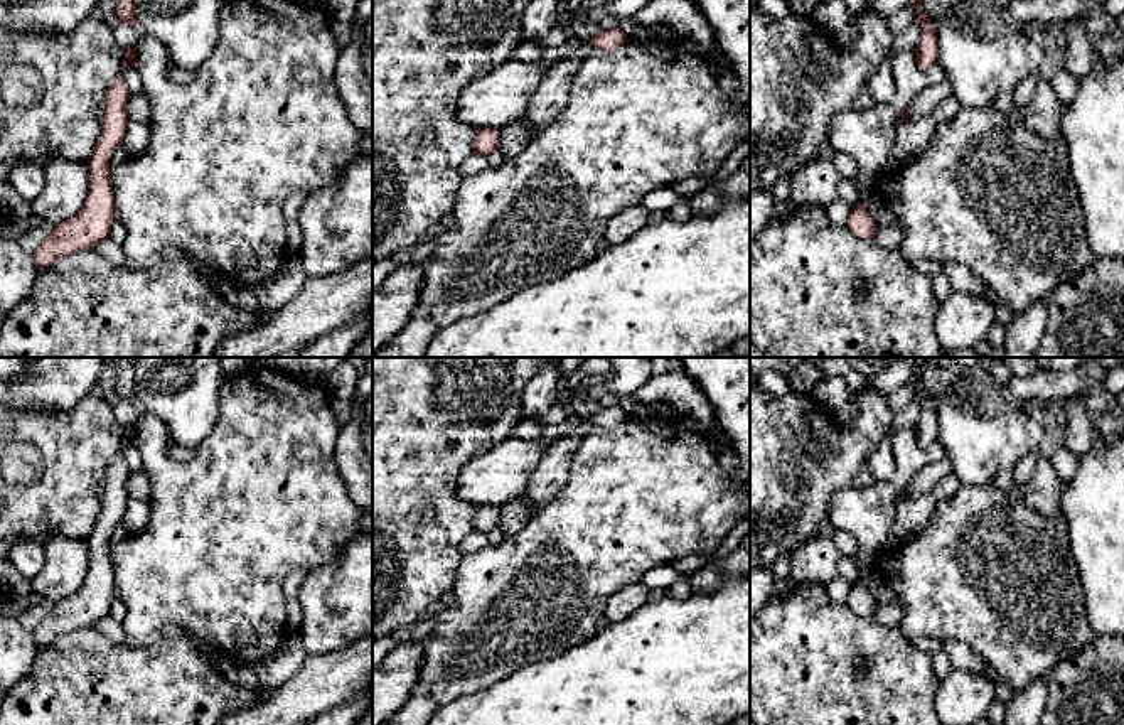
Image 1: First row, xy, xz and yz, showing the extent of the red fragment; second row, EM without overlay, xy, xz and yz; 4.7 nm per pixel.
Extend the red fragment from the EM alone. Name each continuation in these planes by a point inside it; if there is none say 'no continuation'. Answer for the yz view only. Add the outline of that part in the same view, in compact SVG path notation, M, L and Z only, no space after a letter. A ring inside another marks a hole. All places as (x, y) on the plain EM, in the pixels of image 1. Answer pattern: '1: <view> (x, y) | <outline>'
no continuation

